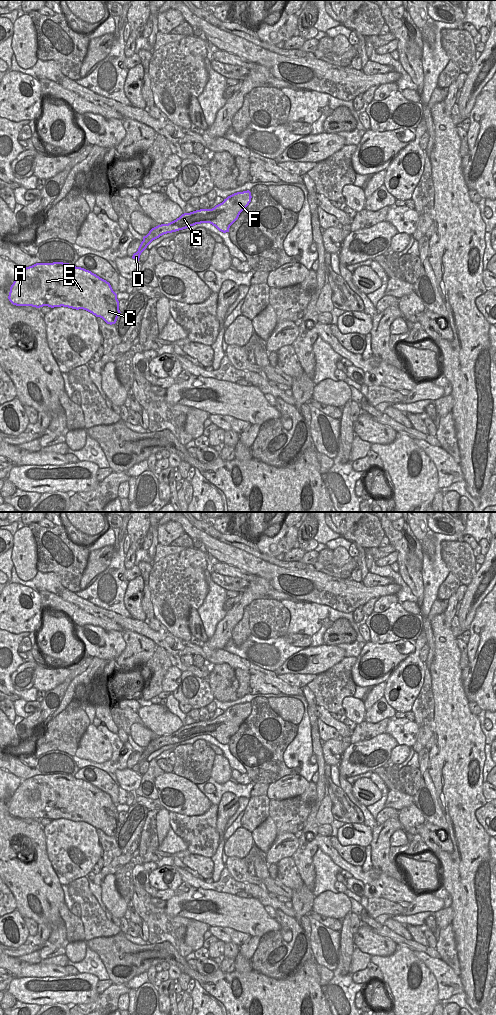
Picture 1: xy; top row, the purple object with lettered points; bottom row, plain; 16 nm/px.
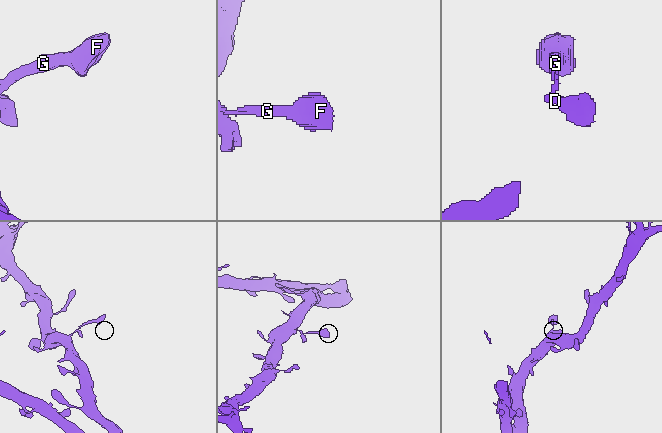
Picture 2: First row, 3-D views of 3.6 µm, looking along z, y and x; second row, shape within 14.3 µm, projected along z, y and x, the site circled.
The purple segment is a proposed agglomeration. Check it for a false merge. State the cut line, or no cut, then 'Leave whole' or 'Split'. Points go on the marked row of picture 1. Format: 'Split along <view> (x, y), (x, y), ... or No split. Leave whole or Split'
No split. Leave whole

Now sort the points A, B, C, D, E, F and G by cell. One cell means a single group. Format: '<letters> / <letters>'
A B C D E F G

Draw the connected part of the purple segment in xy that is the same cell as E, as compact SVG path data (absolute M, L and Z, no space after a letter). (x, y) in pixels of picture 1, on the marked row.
M63 262L22 268L10 287L8 299L16 306L83 309L110 325L116 323L121 313L117 294L109 282Z

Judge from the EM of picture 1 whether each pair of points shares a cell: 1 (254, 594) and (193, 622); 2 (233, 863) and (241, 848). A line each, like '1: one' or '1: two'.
1: two
2: two

